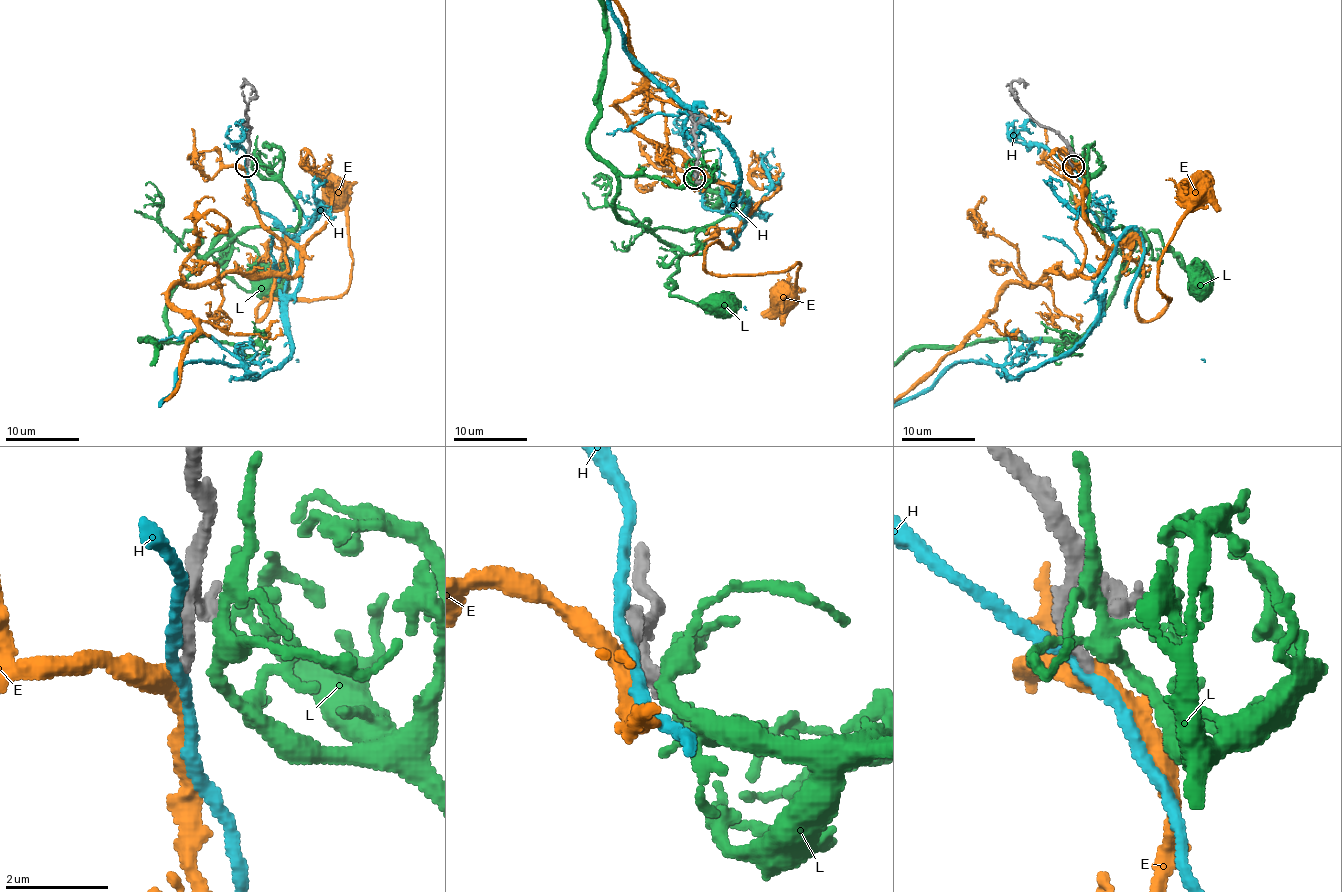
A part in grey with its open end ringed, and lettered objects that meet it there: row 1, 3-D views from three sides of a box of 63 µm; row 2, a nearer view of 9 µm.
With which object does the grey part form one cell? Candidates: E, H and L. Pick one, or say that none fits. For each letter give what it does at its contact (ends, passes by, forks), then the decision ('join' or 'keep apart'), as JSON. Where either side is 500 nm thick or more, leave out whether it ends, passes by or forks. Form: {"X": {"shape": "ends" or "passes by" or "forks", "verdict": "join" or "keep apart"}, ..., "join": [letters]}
{"E": {"shape": "passes by", "verdict": "join"}, "H": {"shape": "passes by", "verdict": "keep apart"}, "L": {"shape": "forks", "verdict": "keep apart"}, "join": ["E"]}

